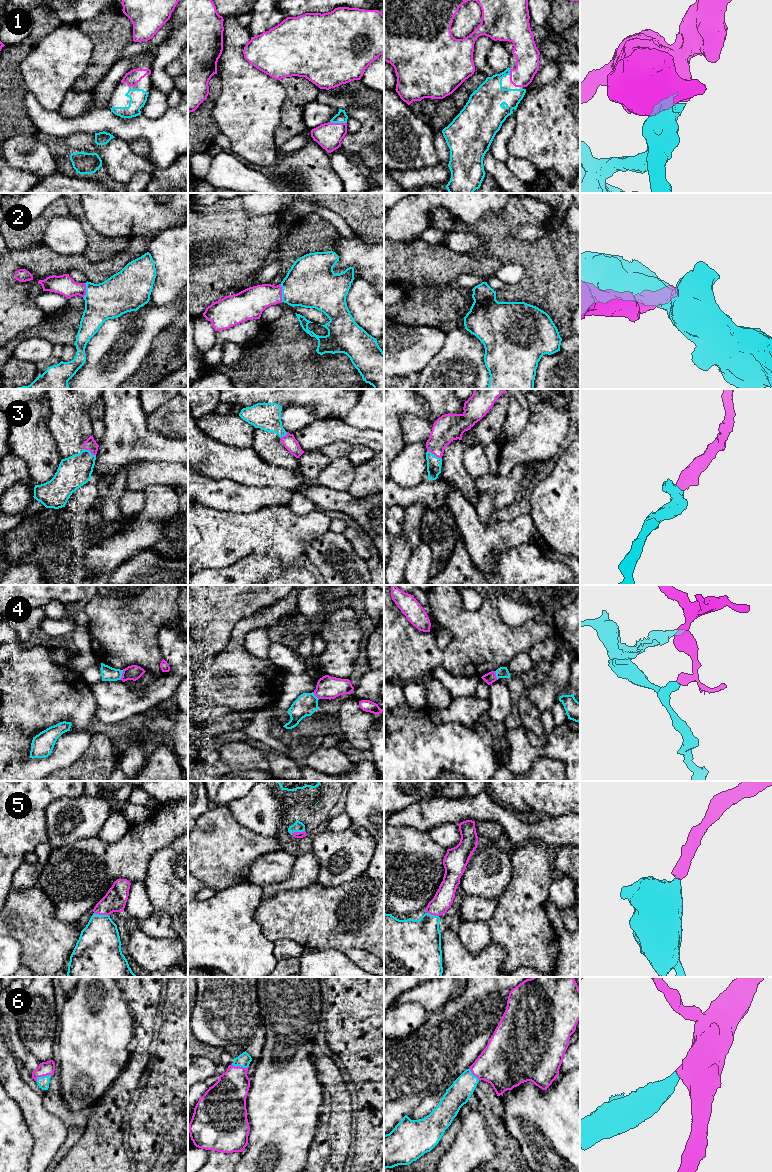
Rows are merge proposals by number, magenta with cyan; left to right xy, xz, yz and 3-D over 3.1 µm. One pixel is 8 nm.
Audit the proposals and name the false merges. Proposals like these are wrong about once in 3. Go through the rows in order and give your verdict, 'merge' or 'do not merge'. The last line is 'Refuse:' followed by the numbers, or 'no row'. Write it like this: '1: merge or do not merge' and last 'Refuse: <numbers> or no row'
1: merge
2: merge
3: merge
4: do not merge
5: merge
6: merge
Refuse: 4

